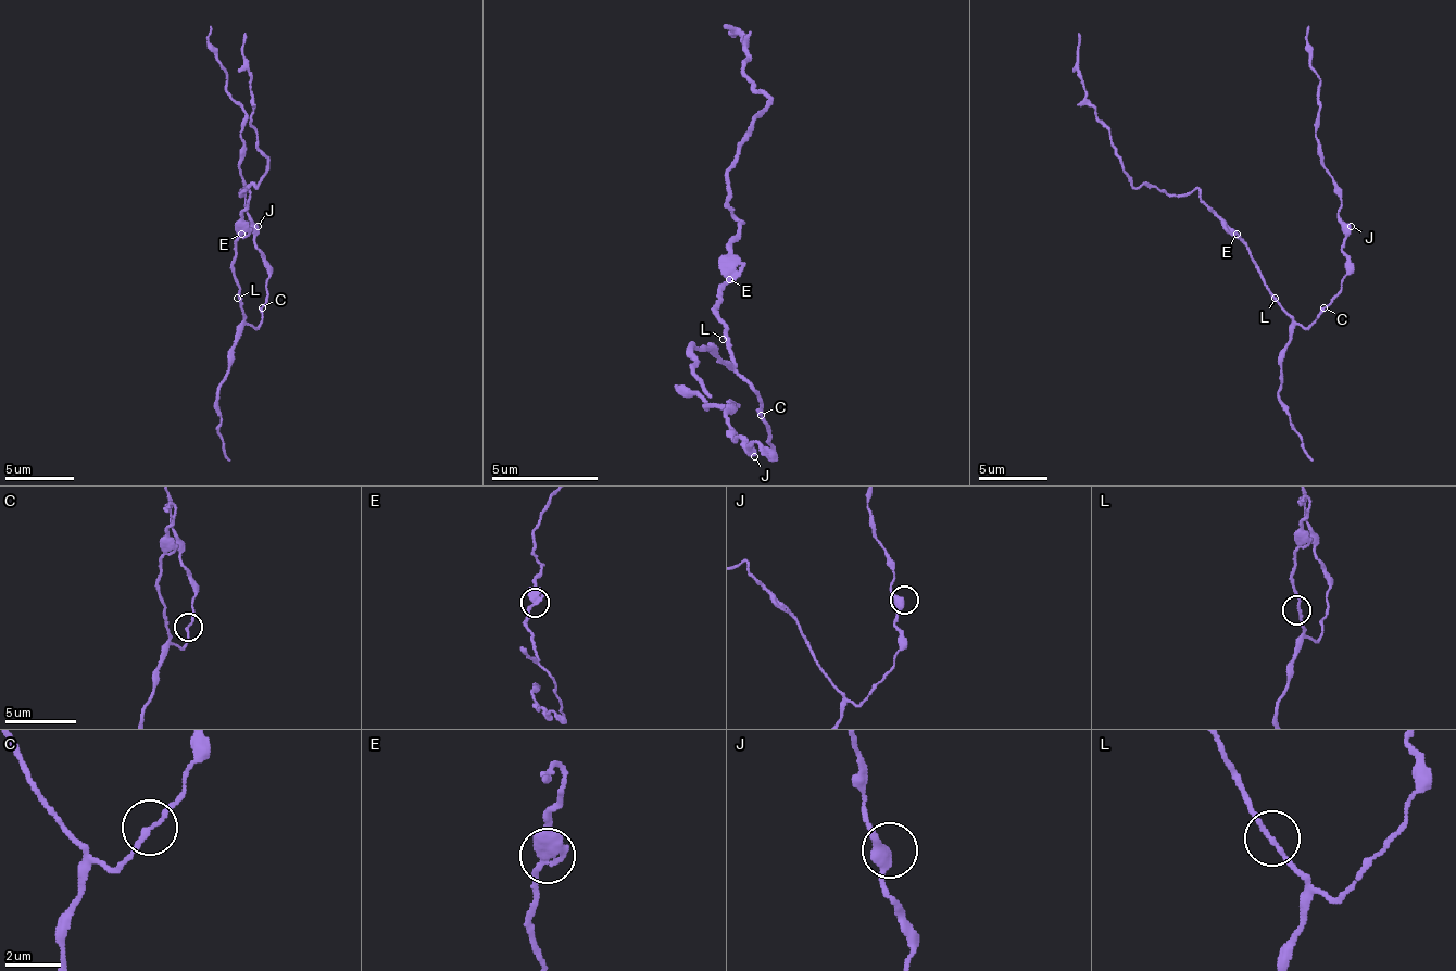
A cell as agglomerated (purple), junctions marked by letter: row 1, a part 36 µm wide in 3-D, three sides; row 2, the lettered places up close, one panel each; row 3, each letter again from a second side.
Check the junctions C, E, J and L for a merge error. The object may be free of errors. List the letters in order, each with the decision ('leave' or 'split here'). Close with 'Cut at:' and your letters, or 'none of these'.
C: leave
E: leave
J: leave
L: leave
Cut at: none of these

